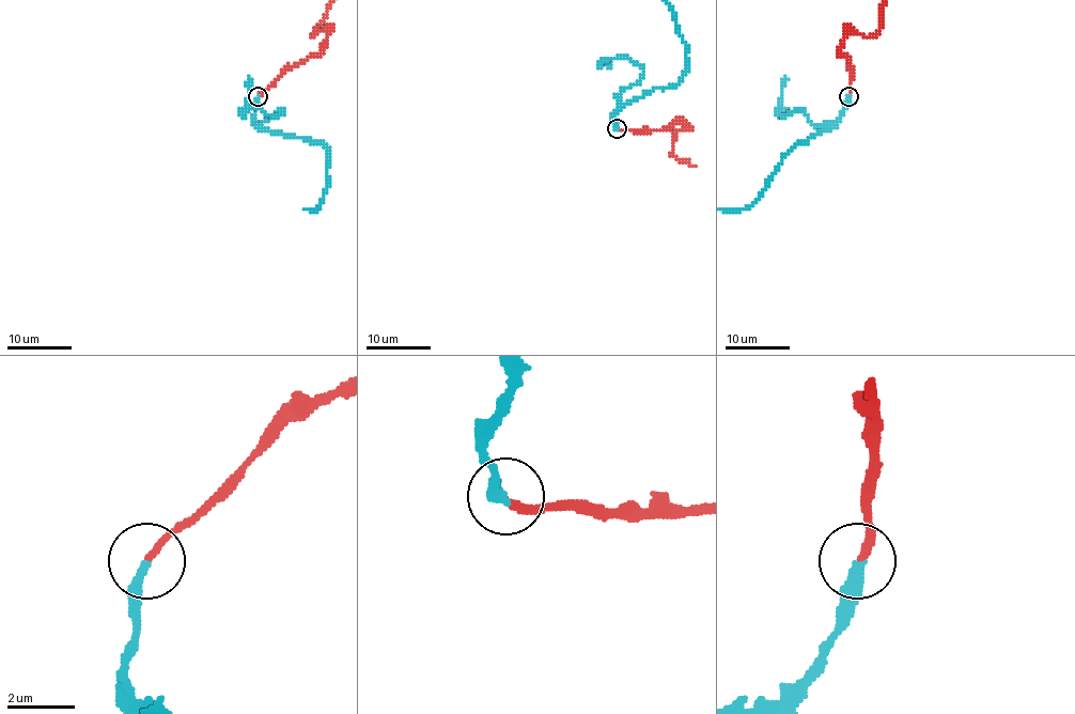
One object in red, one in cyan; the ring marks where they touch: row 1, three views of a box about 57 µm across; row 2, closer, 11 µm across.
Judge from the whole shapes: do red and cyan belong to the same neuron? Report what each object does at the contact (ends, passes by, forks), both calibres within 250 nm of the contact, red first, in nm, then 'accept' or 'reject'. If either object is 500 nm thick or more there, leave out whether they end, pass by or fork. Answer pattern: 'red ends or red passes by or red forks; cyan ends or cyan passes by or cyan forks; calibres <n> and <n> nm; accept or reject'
red ends; cyan ends; calibres 200 and 320 nm; accept

